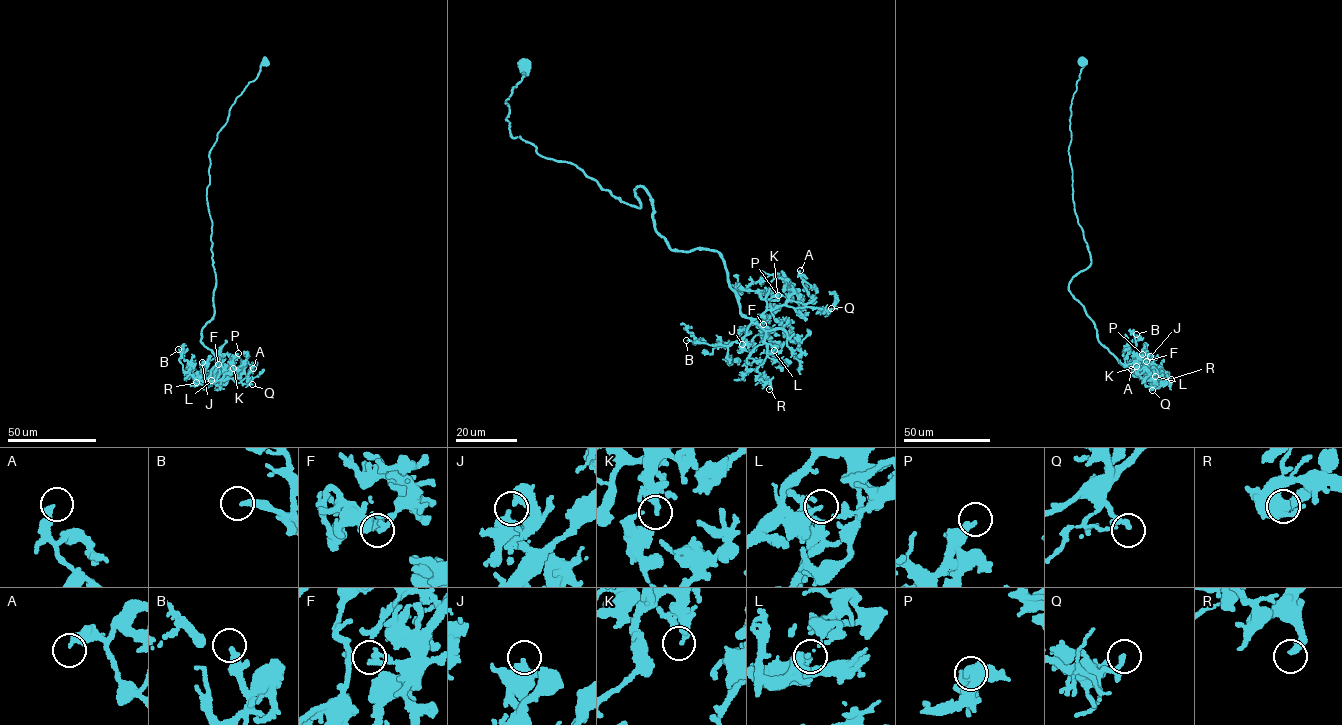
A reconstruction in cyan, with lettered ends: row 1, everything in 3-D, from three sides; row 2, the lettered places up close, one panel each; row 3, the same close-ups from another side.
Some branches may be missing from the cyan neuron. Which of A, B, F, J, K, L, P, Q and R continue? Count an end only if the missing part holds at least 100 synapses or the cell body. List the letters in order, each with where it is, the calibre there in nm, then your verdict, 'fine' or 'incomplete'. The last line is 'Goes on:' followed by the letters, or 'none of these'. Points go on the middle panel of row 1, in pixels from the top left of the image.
A: (800, 270) | 300 nm | fine
B: (686, 340) | 320 nm | fine
F: (763, 324) | 280 nm | fine
J: (742, 344) | 360 nm | fine
K: (778, 295) | 280 nm | fine
L: (774, 350) | 220 nm | fine
P: (778, 295) | 360 nm | fine
Q: (831, 308) | 150 nm | fine
R: (769, 389) | 280 nm | fine
Goes on: none of these

